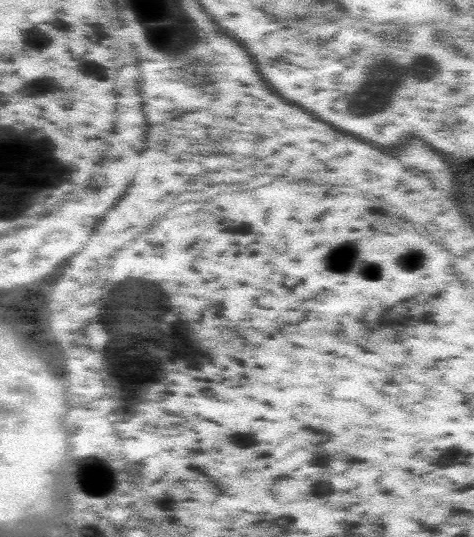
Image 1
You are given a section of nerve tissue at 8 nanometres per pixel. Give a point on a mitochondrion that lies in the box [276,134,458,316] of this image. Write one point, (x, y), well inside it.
(343, 257)

